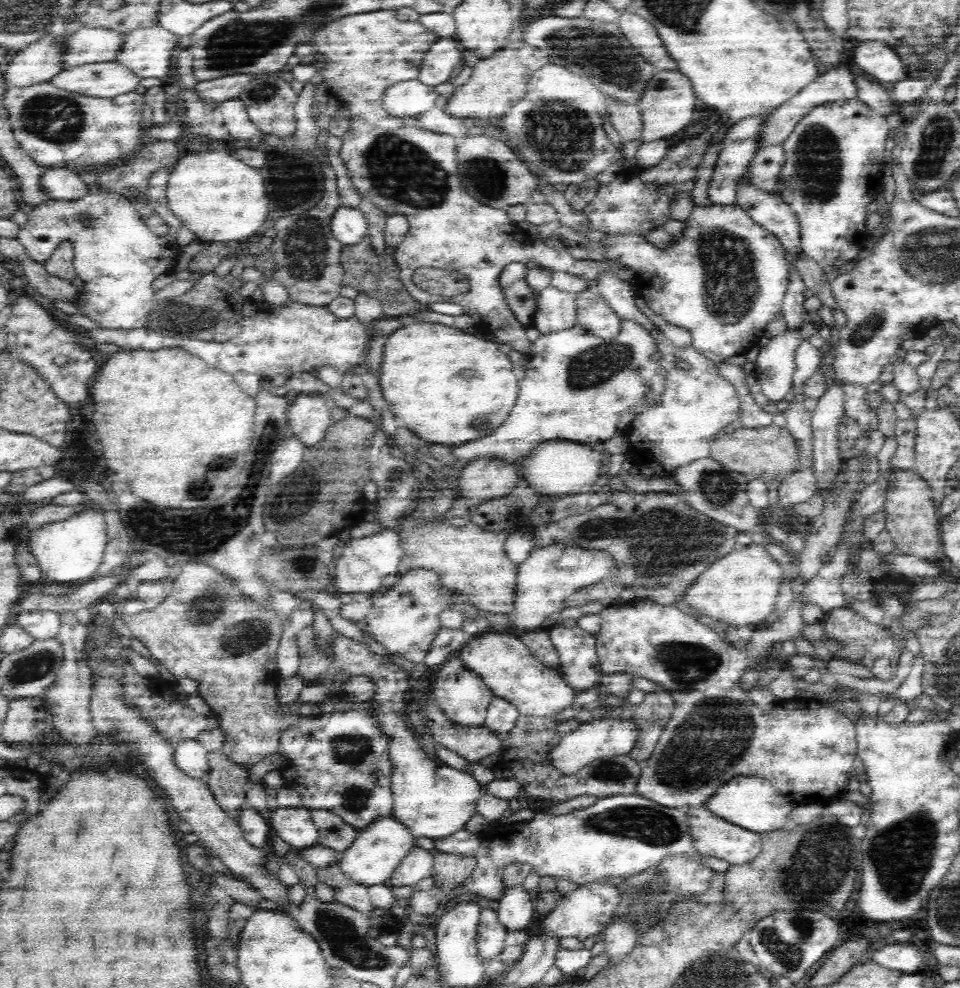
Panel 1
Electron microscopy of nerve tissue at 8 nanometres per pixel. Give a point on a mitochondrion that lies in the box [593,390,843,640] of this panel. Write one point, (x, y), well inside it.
(719, 489)

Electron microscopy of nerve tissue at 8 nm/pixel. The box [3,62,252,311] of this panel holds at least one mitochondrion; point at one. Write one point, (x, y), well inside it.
(58, 119)

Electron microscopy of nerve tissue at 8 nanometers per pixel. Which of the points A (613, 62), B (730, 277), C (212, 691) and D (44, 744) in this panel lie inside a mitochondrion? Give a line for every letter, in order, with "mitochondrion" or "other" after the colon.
A: mitochondrion
B: mitochondrion
C: other
D: other

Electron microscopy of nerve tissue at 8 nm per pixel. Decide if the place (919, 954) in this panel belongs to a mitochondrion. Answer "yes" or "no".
no

